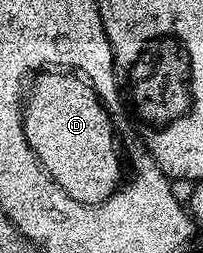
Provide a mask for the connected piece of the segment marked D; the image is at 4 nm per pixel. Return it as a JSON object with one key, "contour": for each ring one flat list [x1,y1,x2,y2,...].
{"contour":[[69,71,38,72,23,97,21,123,41,170,71,199,84,205,107,200,123,179,117,133,101,101,88,81]]}

